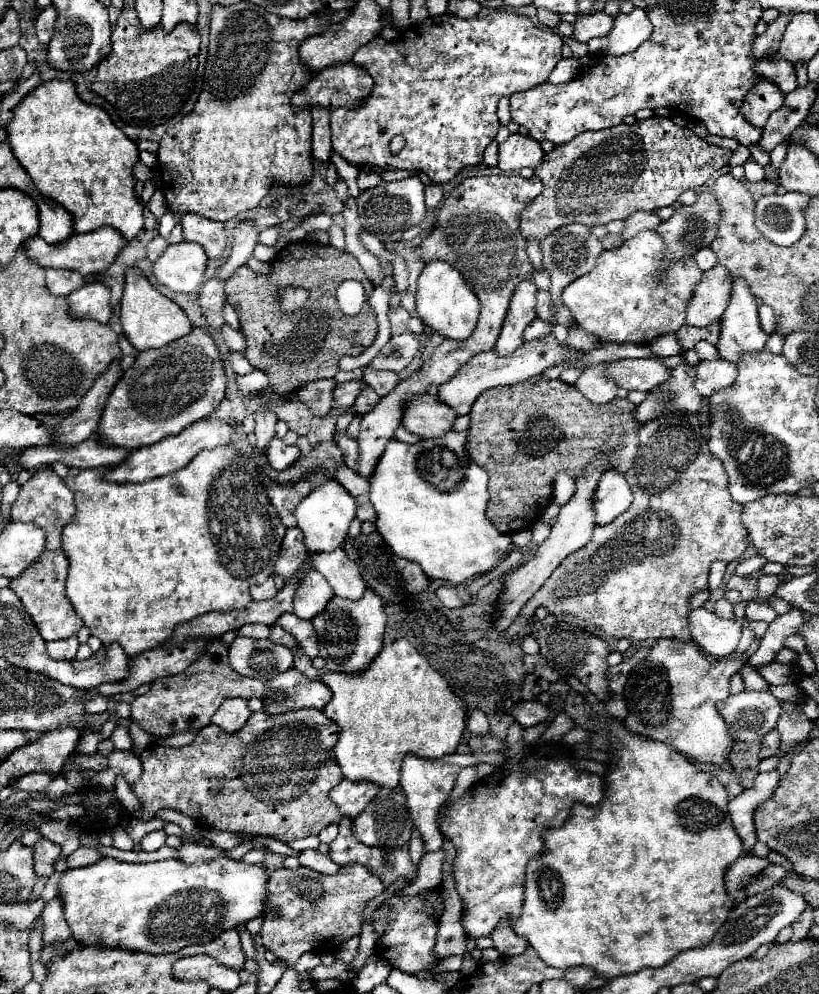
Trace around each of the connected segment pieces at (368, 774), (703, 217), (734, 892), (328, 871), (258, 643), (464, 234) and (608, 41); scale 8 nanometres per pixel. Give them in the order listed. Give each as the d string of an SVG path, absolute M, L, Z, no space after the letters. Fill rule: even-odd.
M406 639L386 645L370 667L358 675L324 673L320 681L324 681L332 691L332 701L324 707L324 715L340 727L334 755L344 777L350 781L372 781L380 787L392 789L400 783L400 767L406 755L440 759L456 753L456 747L460 745L466 727L466 703L452 693L444 677L434 671L426 657L422 657Z
M700 191L694 205L678 207L674 211L674 215L668 221L660 223L660 229L656 229L656 233L660 233L660 237L664 237L664 243L666 243L666 261L676 263L684 257L694 255L702 247L710 247L714 237L716 237L718 223L720 223L720 205L718 205L718 201L714 199L714 195L710 191Z
M744 855L740 857L726 873L726 887L728 893L734 897L736 903L746 899L746 891L742 887L742 881L750 875L756 875L760 871L764 871L766 867L770 867L772 863L768 859L760 859L760 857L752 857L752 855Z
M302 851L300 855L300 865L302 867L308 867L308 869L314 869L318 873L324 873L324 875L334 875L340 871L340 865L336 865L328 855L322 855L320 851Z
M236 637L228 657L234 671L260 681L270 681L294 665L292 651L270 639Z
M520 175L470 177L462 181L440 207L436 227L418 245L416 257L424 263L436 259L450 261L450 265L464 275L464 281L480 299L482 303L480 321L470 339L442 341L442 345L416 373L400 381L390 395L382 397L380 403L362 417L360 433L358 433L360 457L354 469L360 477L368 479L368 473L376 469L376 461L380 461L380 453L384 453L384 445L394 437L396 427L402 423L402 411L410 399L414 399L416 395L424 395L430 385L446 383L470 357L494 349L518 281L532 279L534 269L526 255L526 239L518 231L518 221L524 207L534 197L538 197L542 189L544 185L538 177L530 177L530 179L524 179Z
M634 9L630 15L618 15L614 29L600 39L588 43L592 55L624 55L638 49L652 33L652 23L642 9Z

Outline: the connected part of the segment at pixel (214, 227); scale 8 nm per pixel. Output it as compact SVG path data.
M186 213L182 217L184 241L196 241L204 245L210 259L222 259L228 249L228 237L224 231L224 223L204 219L196 213Z

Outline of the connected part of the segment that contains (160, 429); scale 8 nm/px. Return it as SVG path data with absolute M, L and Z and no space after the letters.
M192 329L188 335L168 343L162 349L138 353L136 363L122 375L122 379L116 383L116 389L108 397L106 409L100 419L100 429L96 429L96 437L106 447L122 447L130 451L136 447L158 443L168 435L180 433L194 421L208 417L224 399L224 389L226 373L214 337L206 329Z

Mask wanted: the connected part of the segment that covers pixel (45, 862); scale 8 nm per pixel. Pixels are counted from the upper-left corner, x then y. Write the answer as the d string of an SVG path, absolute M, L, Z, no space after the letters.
M40 837L34 845L34 869L38 877L50 877L54 873L54 861L60 857L62 847Z

